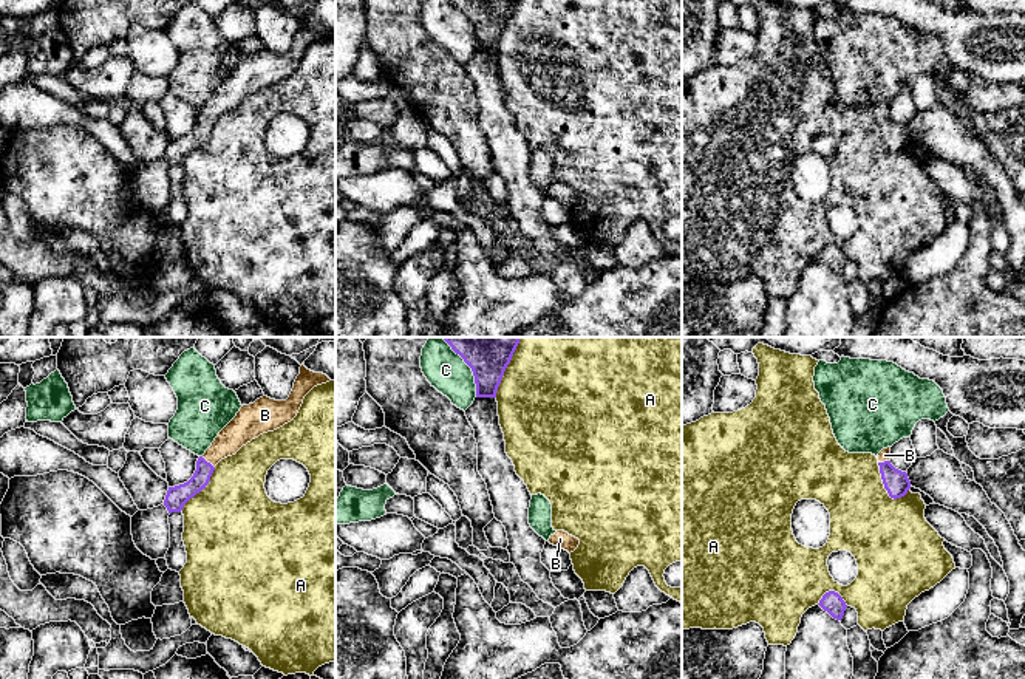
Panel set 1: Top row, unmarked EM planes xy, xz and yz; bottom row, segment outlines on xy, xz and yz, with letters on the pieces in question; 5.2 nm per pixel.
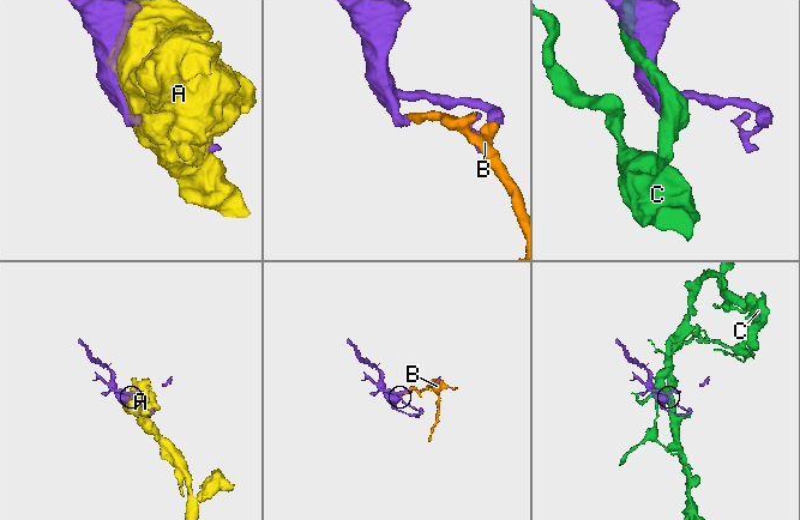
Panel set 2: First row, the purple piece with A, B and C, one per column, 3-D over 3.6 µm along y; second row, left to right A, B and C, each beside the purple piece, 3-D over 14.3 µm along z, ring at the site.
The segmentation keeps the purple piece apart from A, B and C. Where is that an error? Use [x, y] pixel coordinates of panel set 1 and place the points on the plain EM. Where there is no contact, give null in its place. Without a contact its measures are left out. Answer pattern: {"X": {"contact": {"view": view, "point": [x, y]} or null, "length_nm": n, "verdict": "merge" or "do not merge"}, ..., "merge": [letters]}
{"A": {"contact": {"view": "yz", "point": [885, 139]}, "length_nm": 240, "verdict": "do not merge"}, "B": {"contact": {"view": "xy", "point": [206, 115]}, "length_nm": 90, "verdict": "merge"}, "C": {"contact": {"view": "xz", "point": [472, 23]}, "length_nm": 300, "verdict": "do not merge"}, "merge": ["B"]}

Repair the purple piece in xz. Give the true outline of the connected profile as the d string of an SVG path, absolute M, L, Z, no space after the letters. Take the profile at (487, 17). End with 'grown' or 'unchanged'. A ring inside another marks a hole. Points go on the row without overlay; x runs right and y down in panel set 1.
M451 0L451 3L472 22L476 51L496 51L516 0Z | unchanged

